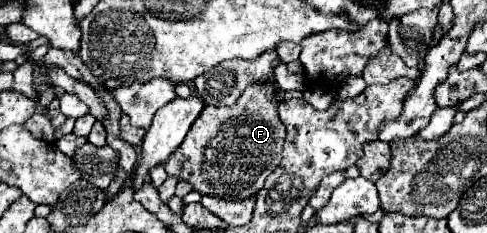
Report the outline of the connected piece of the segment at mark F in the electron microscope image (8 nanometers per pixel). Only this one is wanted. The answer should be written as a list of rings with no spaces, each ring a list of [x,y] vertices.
[[[260,82],[246,88],[234,106],[206,106],[198,122],[194,122],[194,130],[190,130],[182,146],[164,162],[166,172],[180,176],[194,190],[208,196],[226,200],[254,196],[282,160],[286,130],[278,118],[278,102],[276,84]]]

